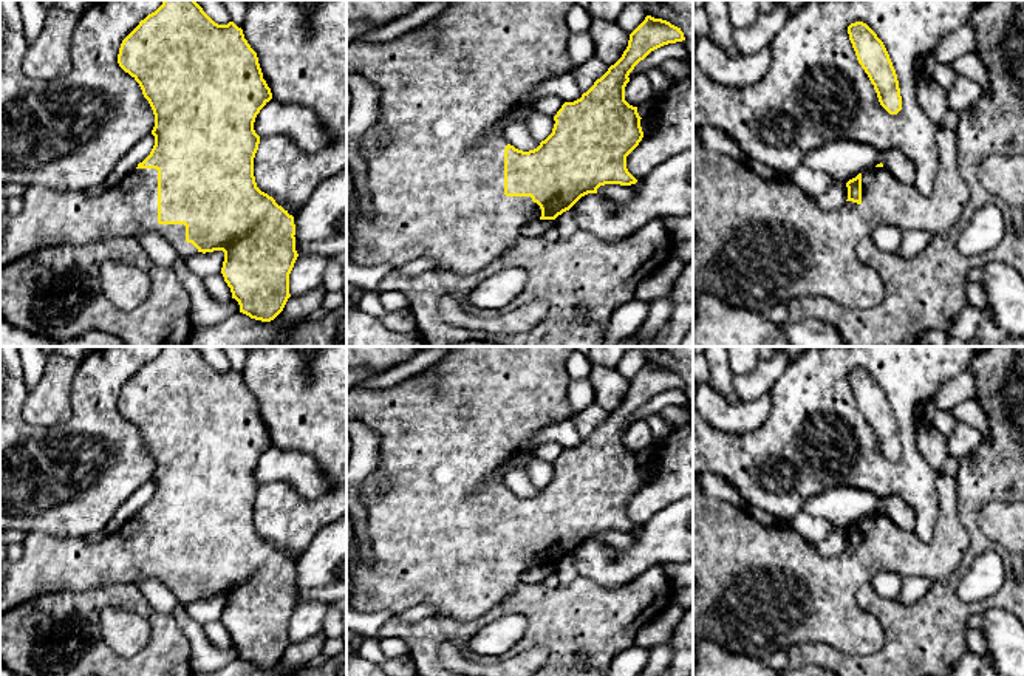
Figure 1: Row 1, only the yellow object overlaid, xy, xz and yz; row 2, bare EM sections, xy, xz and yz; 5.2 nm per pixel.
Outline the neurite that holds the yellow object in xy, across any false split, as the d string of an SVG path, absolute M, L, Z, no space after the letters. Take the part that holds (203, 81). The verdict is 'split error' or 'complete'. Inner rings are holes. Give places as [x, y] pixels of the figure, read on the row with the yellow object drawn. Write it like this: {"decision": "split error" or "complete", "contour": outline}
{"decision": "split error", "contour": "M164 0L122 40L119 67L141 87L153 114L155 145L138 167L108 187L99 196L85 192L54 192L42 186L28 186L19 215L0 215L0 268L48 246L88 244L110 238L138 237L155 232L164 237L181 258L198 252L223 251L221 274L230 288L240 312L251 319L271 322L285 308L289 294L289 274L299 257L295 251L294 217L257 187L254 158L260 136L254 122L260 110L272 99L263 79L257 53L234 22L215 23L195 0Z"}

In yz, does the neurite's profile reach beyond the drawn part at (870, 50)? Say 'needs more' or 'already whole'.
already whole

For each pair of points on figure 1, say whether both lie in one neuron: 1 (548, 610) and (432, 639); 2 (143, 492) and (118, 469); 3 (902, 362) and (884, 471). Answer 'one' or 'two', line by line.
1: one
2: two
3: one

